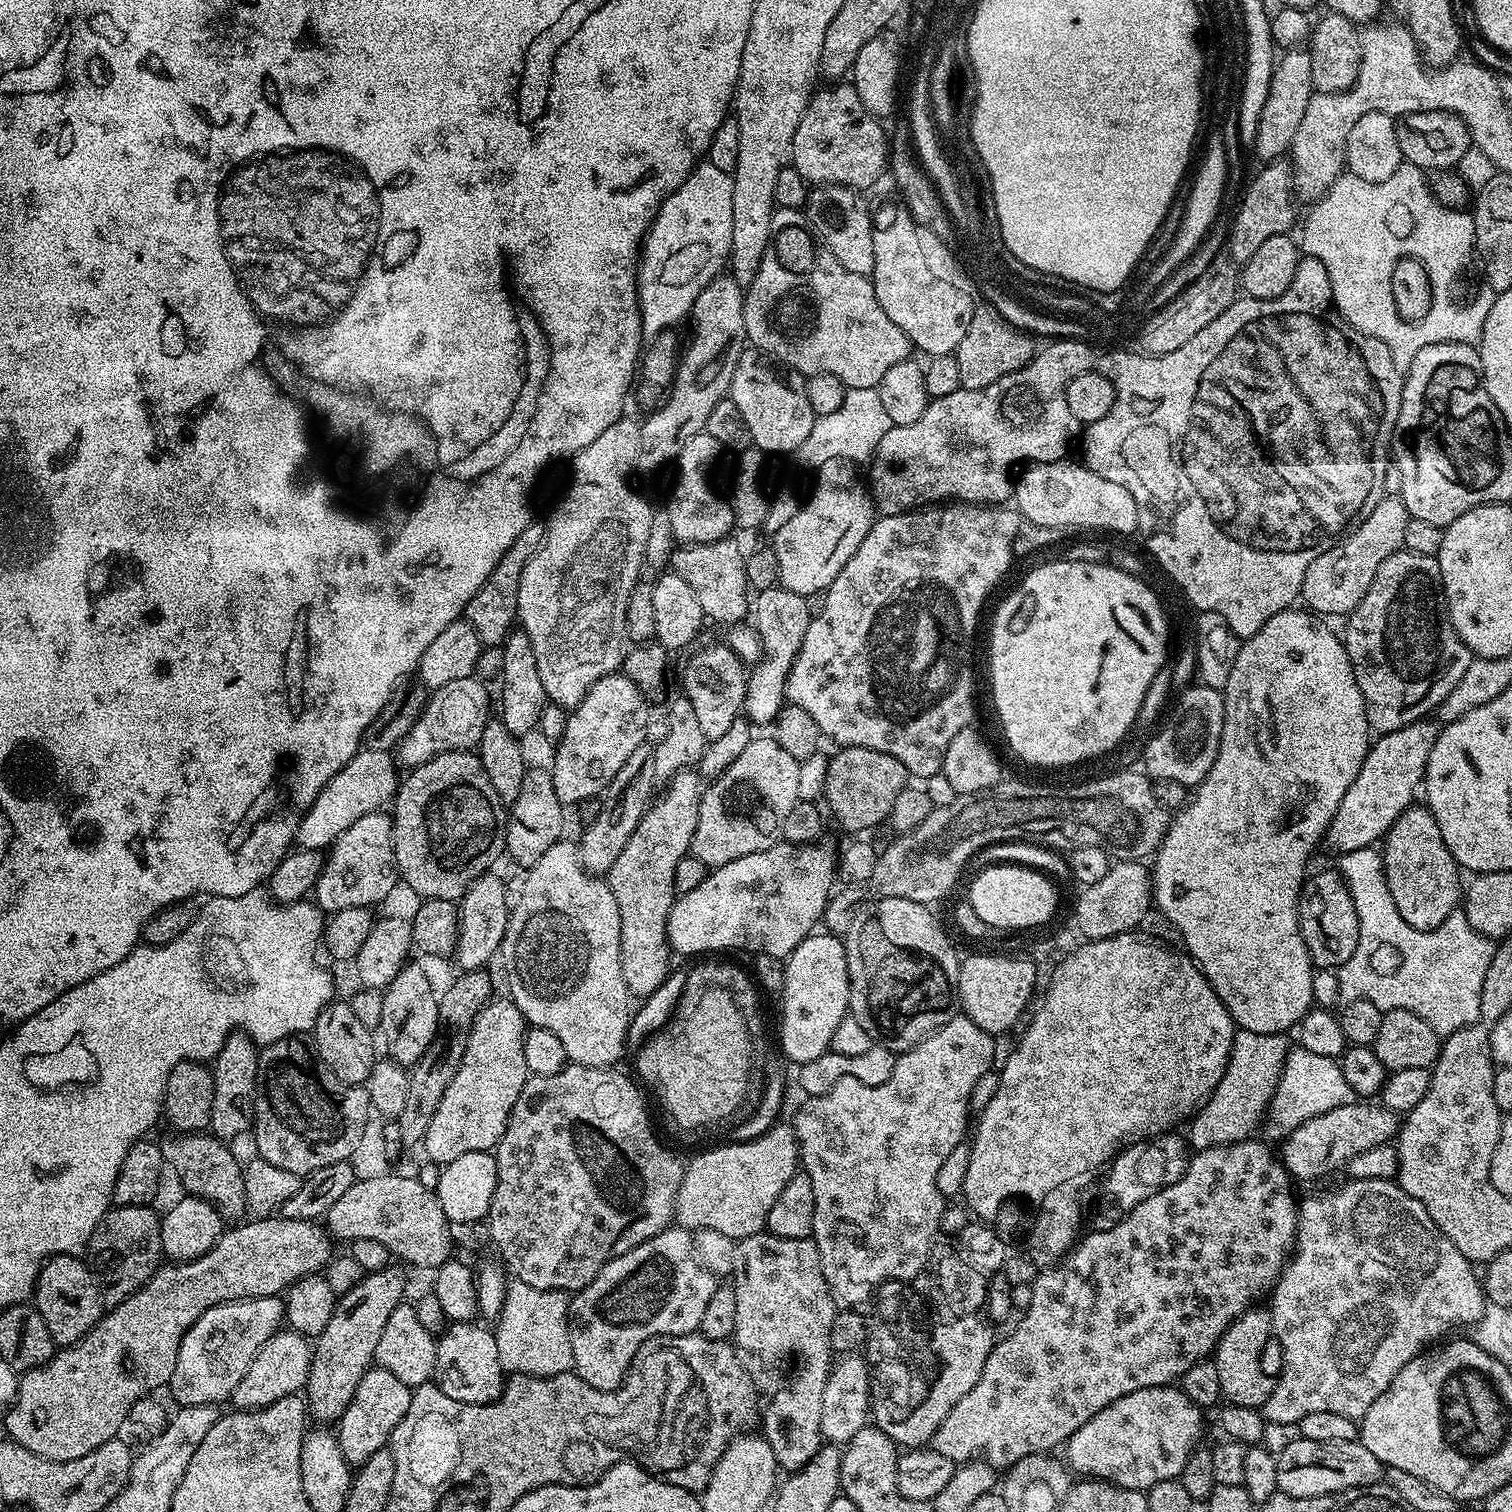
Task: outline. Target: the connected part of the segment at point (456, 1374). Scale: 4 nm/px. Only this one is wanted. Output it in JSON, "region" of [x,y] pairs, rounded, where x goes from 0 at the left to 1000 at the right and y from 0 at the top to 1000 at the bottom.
{"region":[[[299,874],[290,882],[288,887],[288,915],[291,916],[292,922],[298,922],[303,927],[309,929],[325,929],[333,921],[335,908],[329,898],[329,888],[327,880],[317,874]]]}

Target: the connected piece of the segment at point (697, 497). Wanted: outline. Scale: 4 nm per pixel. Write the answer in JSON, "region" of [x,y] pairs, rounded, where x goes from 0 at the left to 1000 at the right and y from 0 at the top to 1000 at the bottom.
{"region":[[[467,285],[459,287],[454,295],[451,295],[448,302],[450,313],[447,315],[447,323],[444,325],[444,333],[442,336],[444,347],[446,356],[450,360],[466,360],[473,357],[478,357],[485,351],[484,334],[479,331],[471,323],[471,320],[468,317],[468,312],[474,304],[474,301],[477,301],[478,297],[472,290]]]}

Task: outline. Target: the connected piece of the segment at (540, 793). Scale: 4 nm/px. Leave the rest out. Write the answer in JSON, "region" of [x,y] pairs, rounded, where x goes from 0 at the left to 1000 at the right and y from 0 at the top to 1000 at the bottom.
{"region":[[[362,507],[352,508],[347,510],[345,515],[345,523],[335,537],[335,547],[333,558],[335,565],[339,565],[341,571],[351,573],[364,562],[374,552],[373,550],[374,532],[371,532],[369,525],[366,525],[366,515]]]}

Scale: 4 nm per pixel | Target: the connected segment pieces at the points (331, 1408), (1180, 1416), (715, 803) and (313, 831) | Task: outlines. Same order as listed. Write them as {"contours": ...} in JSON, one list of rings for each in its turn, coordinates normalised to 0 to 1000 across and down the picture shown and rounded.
{"contours":[[[[261,838],[253,839],[252,841],[244,841],[234,851],[234,853],[227,855],[221,864],[221,869],[218,869],[218,874],[212,884],[208,884],[206,890],[206,900],[202,916],[202,928],[206,938],[209,940],[222,940],[231,930],[231,925],[234,925],[234,919],[237,919],[237,914],[247,904],[247,897],[250,893],[250,887],[253,885],[253,879],[258,869],[266,862],[267,857],[267,844],[261,841]]],[[[763,917],[758,919],[750,919],[750,922],[739,925],[739,927],[734,927],[734,930],[724,935],[724,938],[721,938],[718,943],[713,943],[713,946],[710,946],[710,948],[705,954],[706,970],[712,977],[735,979],[743,984],[759,985],[766,980],[777,979],[784,970],[788,960],[794,954],[794,937],[794,932],[790,927],[787,927],[787,925],[784,925],[784,922],[780,917]]],[[[501,486],[496,491],[496,493],[493,493],[493,496],[491,496],[491,499],[488,499],[488,501],[483,504],[483,507],[480,507],[478,512],[473,514],[469,518],[471,519],[469,521],[468,519],[465,522],[462,536],[462,546],[459,546],[457,566],[462,567],[462,570],[464,570],[469,575],[477,574],[480,570],[485,570],[485,567],[493,567],[493,565],[506,563],[509,562],[509,560],[517,558],[517,544],[520,544],[522,536],[525,536],[529,529],[528,509],[529,503],[522,501],[522,499],[520,499],[520,496],[517,496],[517,493],[515,493],[515,491],[510,486]]],[[[244,495],[236,497],[234,501],[231,501],[231,504],[229,504],[229,507],[226,507],[224,512],[221,512],[221,515],[218,515],[218,517],[216,517],[210,528],[204,534],[202,539],[199,540],[195,558],[198,561],[216,562],[220,556],[231,549],[231,546],[234,546],[237,541],[253,535],[262,526],[262,508],[263,509],[263,505],[259,497]]]]}

